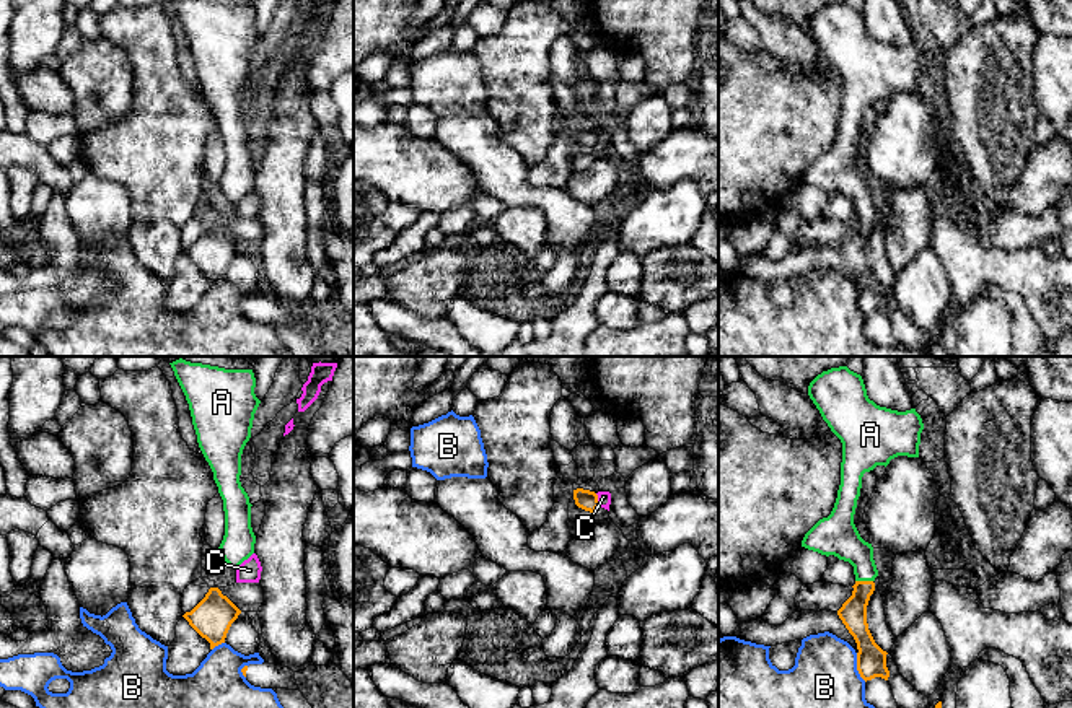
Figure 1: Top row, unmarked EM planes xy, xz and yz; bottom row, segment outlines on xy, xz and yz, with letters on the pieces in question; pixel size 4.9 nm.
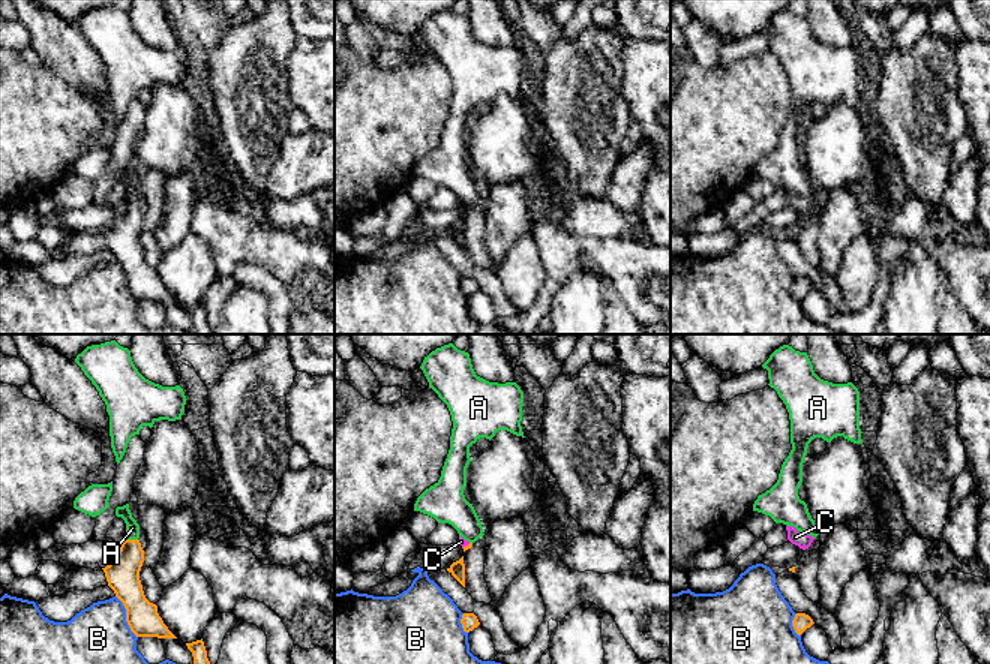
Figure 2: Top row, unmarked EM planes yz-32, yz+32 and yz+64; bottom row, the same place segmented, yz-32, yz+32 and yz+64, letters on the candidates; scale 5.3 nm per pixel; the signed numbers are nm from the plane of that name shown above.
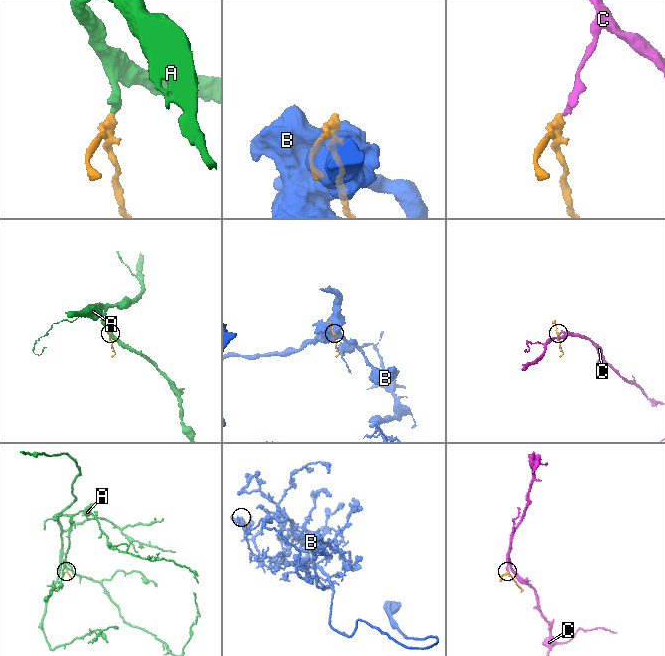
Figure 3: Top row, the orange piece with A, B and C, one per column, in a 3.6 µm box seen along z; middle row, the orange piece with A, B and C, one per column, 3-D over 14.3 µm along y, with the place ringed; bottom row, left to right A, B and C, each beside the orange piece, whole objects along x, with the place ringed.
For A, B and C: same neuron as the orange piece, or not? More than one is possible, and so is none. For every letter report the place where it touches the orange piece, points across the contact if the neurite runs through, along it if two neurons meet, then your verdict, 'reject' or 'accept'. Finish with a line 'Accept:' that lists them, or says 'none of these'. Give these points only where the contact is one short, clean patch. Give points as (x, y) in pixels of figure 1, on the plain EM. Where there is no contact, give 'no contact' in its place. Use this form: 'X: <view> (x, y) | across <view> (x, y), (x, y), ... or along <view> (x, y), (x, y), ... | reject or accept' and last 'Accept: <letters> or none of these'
A: yz (864, 217) | across yz (852, 248), (864, 217), (862, 196), (839, 173) | accept
B: yz (857, 303) | reject
C: xz (597, 135) | along xz (595, 129), (600, 140) | reject
Accept: A

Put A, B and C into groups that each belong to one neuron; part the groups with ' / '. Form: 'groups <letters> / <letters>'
groups A / B / C

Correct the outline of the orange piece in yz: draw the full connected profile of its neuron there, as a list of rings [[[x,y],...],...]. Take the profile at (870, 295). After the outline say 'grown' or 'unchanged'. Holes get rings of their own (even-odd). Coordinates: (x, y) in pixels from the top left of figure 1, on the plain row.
[[[847,2],[818,10],[808,21],[808,31],[841,75],[842,98],[834,143],[805,169],[802,182],[854,202],[854,226],[837,251],[857,278],[860,312],[865,317],[875,312],[888,316],[888,288],[875,278],[867,259],[878,205],[873,182],[860,173],[854,150],[863,109],[876,101],[886,103],[898,91],[919,93],[924,59],[916,44],[898,47],[876,41],[868,34],[862,11]]]; grown

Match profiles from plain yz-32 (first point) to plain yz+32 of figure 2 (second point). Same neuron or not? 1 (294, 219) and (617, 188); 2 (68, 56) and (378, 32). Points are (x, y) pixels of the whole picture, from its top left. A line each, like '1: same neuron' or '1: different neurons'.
1: different neurons
2: same neuron

